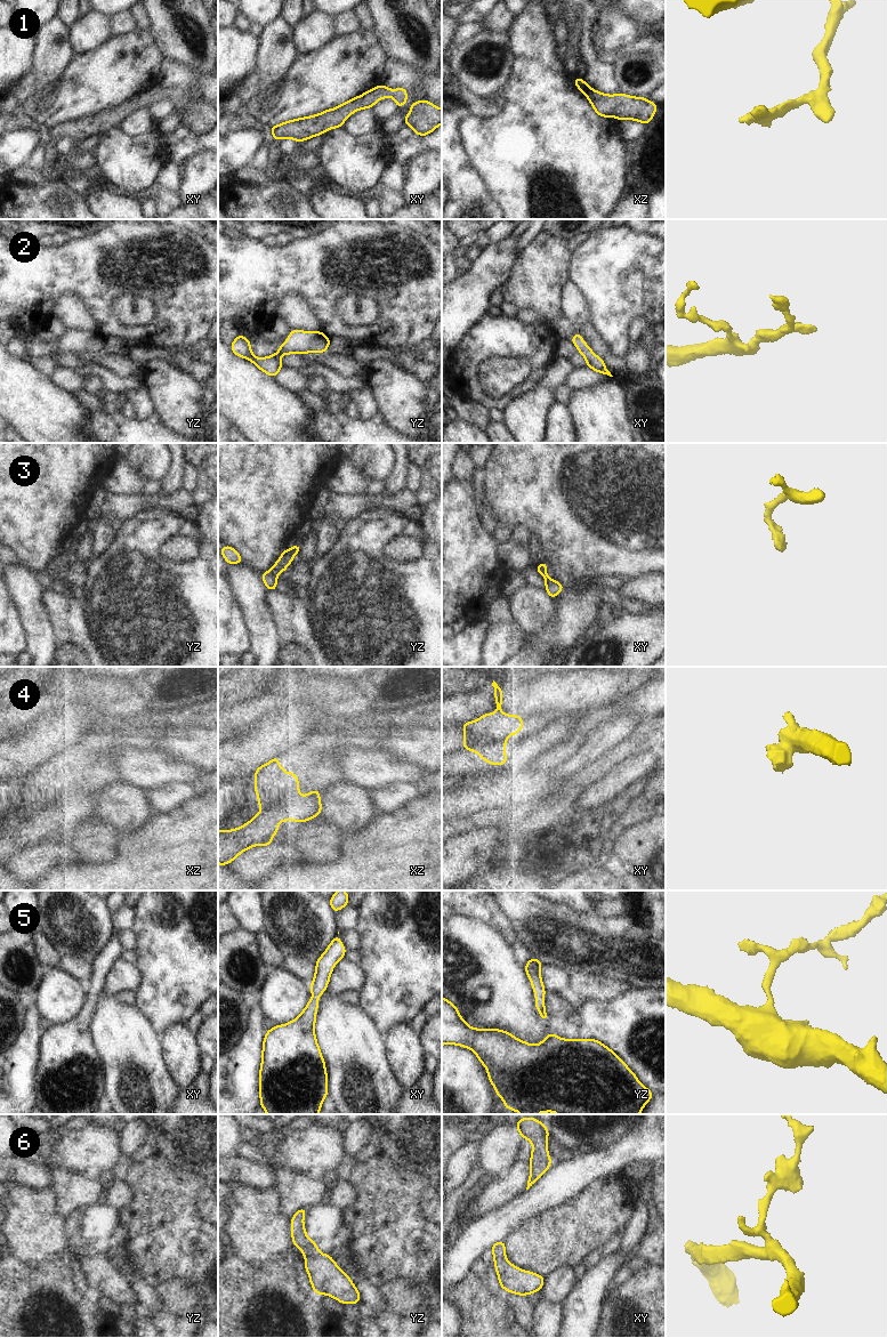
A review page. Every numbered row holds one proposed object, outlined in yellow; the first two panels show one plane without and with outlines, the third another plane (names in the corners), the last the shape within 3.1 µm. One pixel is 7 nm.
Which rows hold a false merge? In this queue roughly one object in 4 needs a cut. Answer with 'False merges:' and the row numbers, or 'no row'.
False merges: 4

